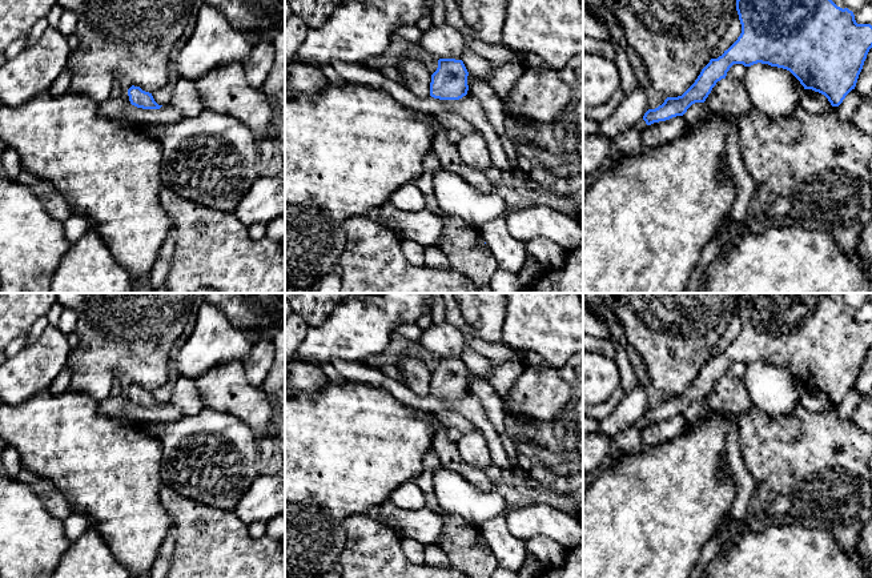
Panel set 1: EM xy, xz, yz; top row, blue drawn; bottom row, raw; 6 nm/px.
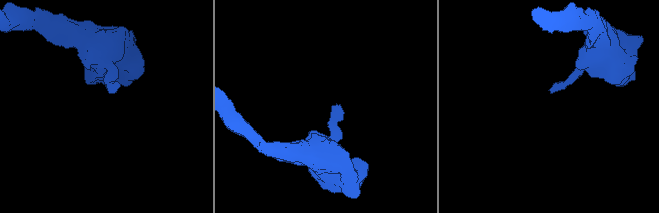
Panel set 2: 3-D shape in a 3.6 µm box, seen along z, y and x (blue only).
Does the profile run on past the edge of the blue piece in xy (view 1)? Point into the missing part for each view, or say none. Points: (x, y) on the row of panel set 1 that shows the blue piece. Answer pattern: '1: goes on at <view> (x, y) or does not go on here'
1: does not go on here

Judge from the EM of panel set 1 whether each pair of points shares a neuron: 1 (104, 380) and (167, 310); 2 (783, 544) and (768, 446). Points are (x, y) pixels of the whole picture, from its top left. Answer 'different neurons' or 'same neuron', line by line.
1: same neuron
2: different neurons

